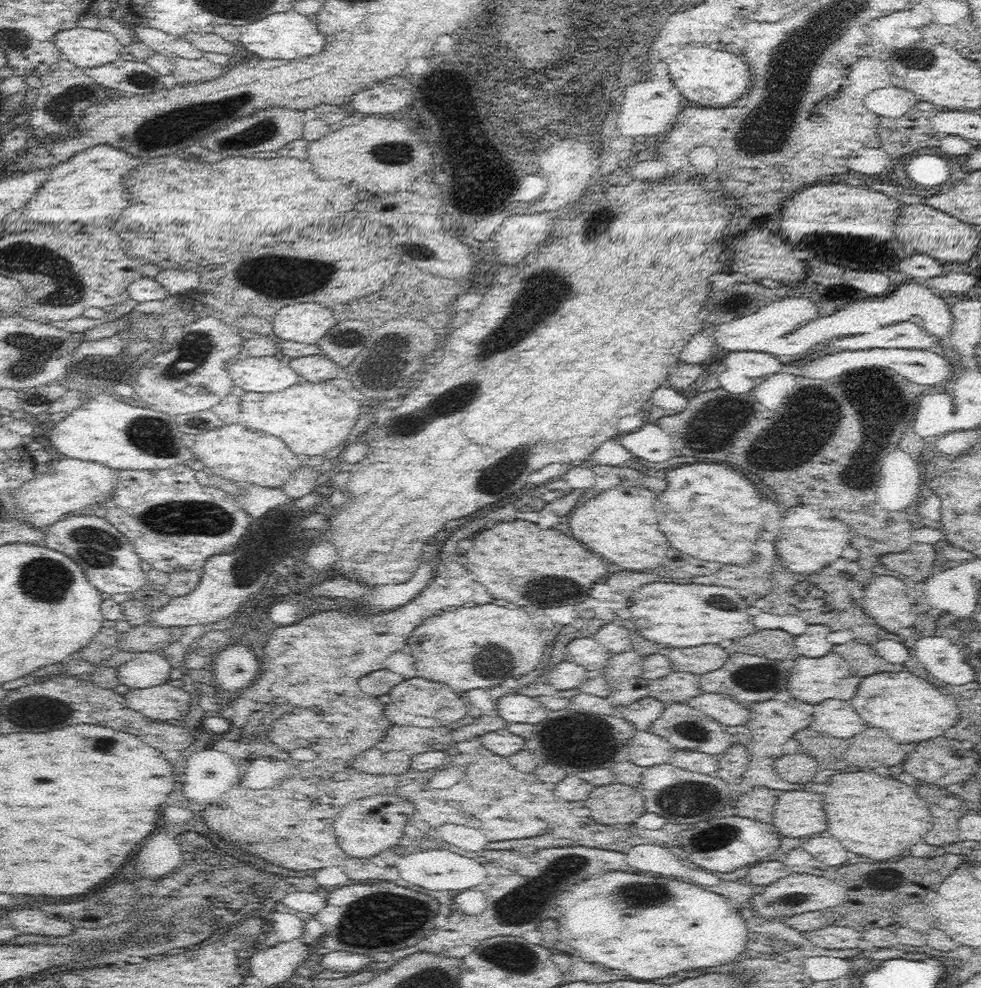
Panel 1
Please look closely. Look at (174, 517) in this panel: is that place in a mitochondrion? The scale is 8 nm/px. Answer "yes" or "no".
yes

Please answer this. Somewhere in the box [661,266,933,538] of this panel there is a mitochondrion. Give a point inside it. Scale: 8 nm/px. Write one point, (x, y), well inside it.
(713, 431)

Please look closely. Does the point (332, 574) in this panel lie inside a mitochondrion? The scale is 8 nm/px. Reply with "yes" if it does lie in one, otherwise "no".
no

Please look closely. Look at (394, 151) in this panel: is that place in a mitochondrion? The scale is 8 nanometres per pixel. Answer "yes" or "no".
yes

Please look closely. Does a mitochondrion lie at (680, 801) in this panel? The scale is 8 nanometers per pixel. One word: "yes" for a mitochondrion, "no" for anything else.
yes

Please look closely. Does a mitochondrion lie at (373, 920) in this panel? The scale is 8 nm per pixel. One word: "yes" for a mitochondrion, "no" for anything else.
yes

